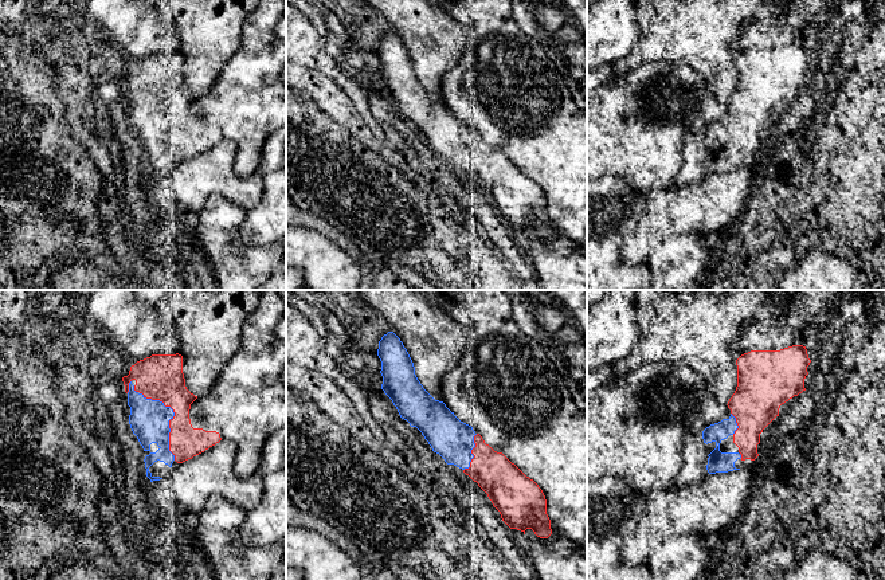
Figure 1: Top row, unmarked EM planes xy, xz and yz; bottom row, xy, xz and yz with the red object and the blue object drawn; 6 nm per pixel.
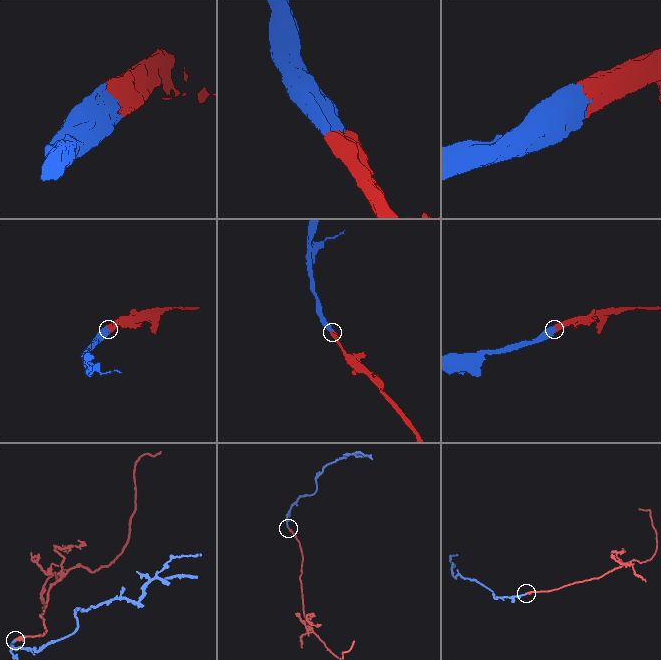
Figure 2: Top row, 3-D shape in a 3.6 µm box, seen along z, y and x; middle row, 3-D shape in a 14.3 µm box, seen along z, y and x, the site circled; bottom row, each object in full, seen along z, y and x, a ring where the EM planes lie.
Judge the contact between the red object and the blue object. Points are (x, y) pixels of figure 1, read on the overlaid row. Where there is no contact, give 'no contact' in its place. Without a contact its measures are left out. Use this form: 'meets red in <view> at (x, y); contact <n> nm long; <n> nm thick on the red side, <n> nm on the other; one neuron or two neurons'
meets red in xy at (171, 419); contact 460 nm long; 260 nm thick on the red side, 240 nm on the other; one neuron

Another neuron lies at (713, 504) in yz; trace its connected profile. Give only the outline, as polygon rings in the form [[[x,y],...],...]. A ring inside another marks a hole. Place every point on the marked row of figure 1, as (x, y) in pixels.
[[[733,470],[708,474],[693,485],[655,489],[646,494],[646,509],[635,532],[623,541],[622,557],[631,564],[649,564],[666,538],[692,532],[723,533],[744,513],[752,471]]]

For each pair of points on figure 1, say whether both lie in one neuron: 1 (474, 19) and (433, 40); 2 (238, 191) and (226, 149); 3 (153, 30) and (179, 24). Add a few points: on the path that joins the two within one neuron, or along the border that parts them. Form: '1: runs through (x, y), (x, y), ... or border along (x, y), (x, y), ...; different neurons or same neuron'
1: border along (459, 24), (469, 42); different neurons
2: runs through (227, 180), (226, 160); same neuron
3: border along (161, 14), (165, 32), (155, 53); different neurons

